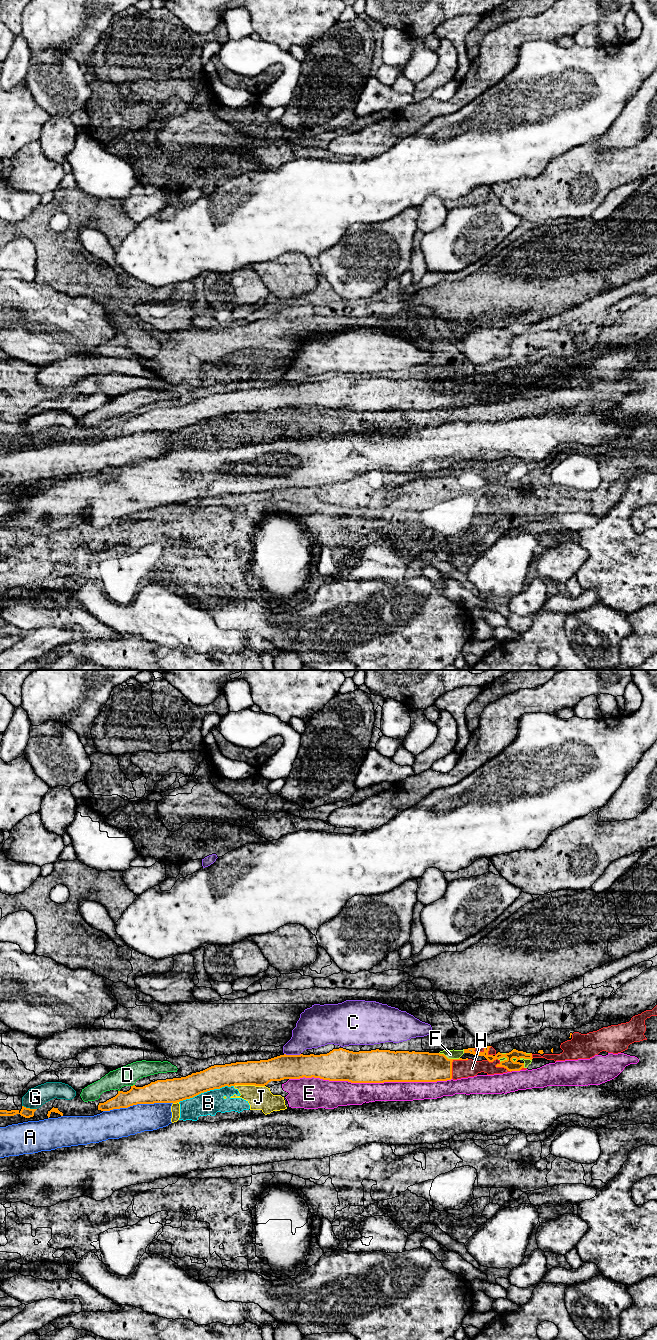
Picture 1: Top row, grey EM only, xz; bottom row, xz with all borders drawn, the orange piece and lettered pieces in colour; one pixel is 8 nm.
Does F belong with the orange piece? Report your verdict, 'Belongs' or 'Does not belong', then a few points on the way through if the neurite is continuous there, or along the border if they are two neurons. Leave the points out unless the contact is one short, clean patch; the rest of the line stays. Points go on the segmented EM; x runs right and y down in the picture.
Does not belong

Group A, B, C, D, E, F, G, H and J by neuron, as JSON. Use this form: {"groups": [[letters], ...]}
{"groups": [["A"], ["B", "E", "J"], ["C"], ["D"], ["F"], ["G"], ["H"]]}

